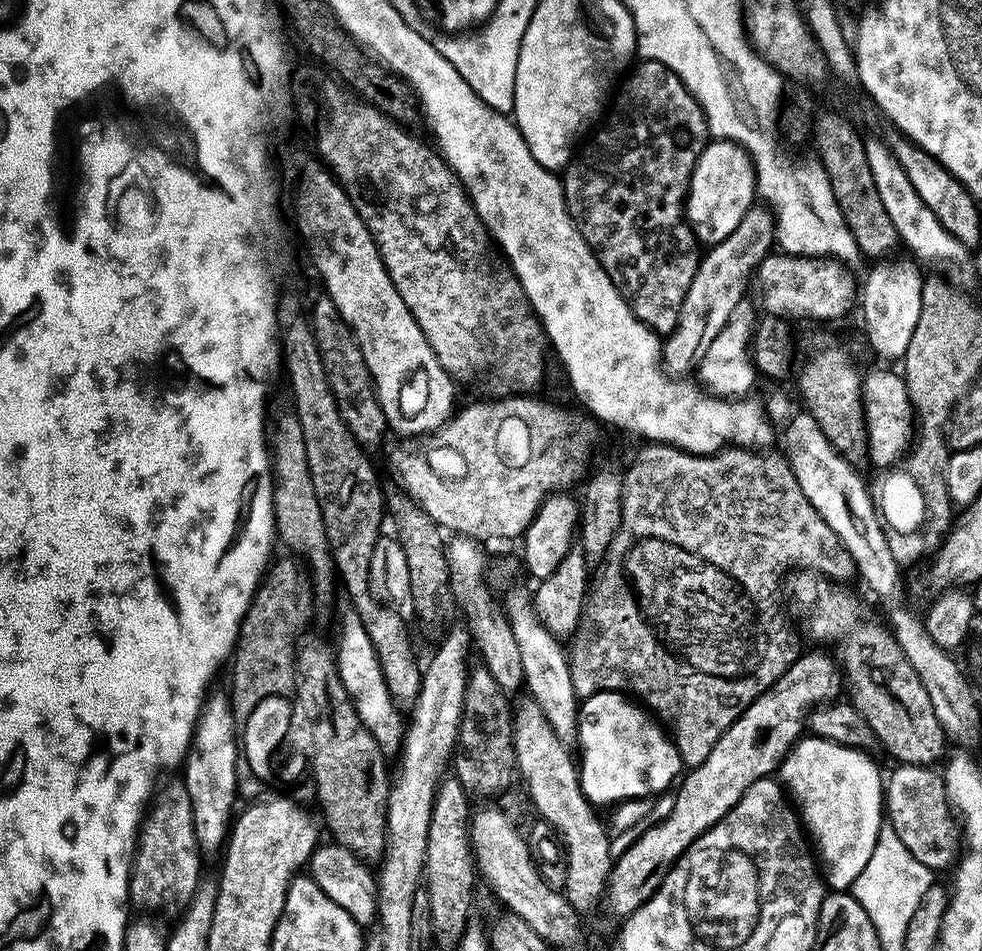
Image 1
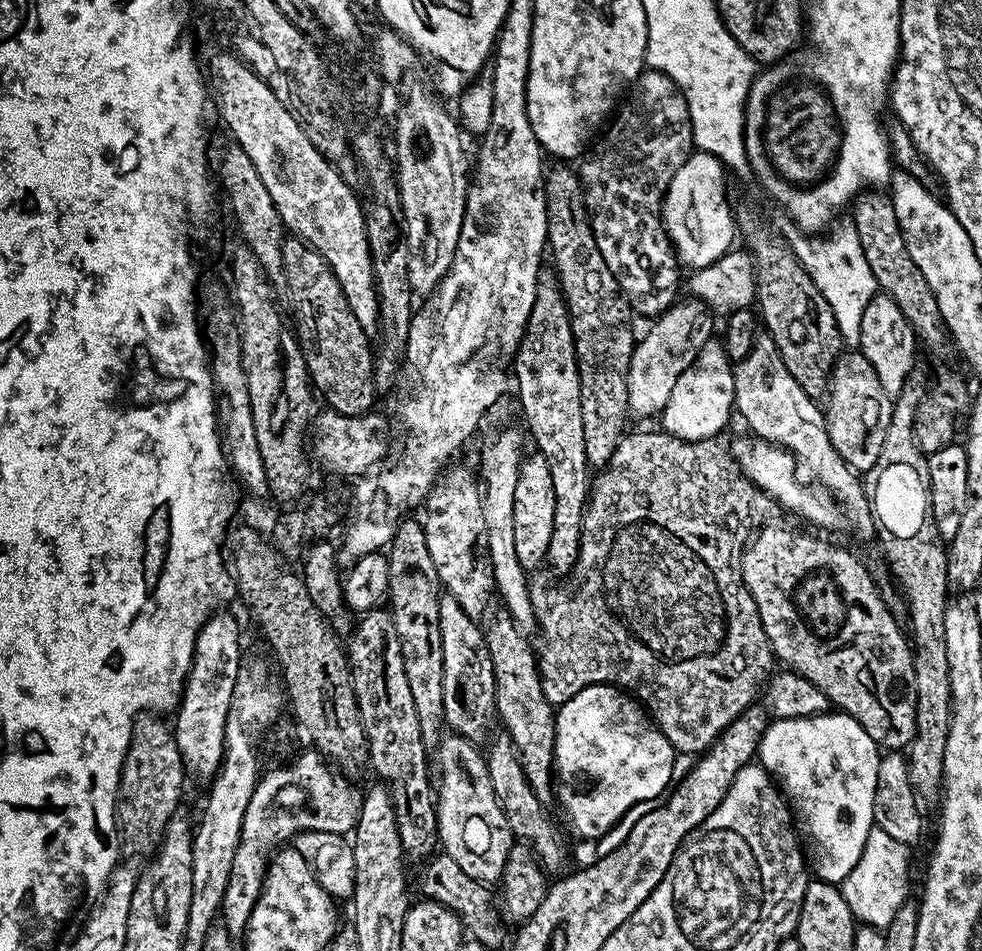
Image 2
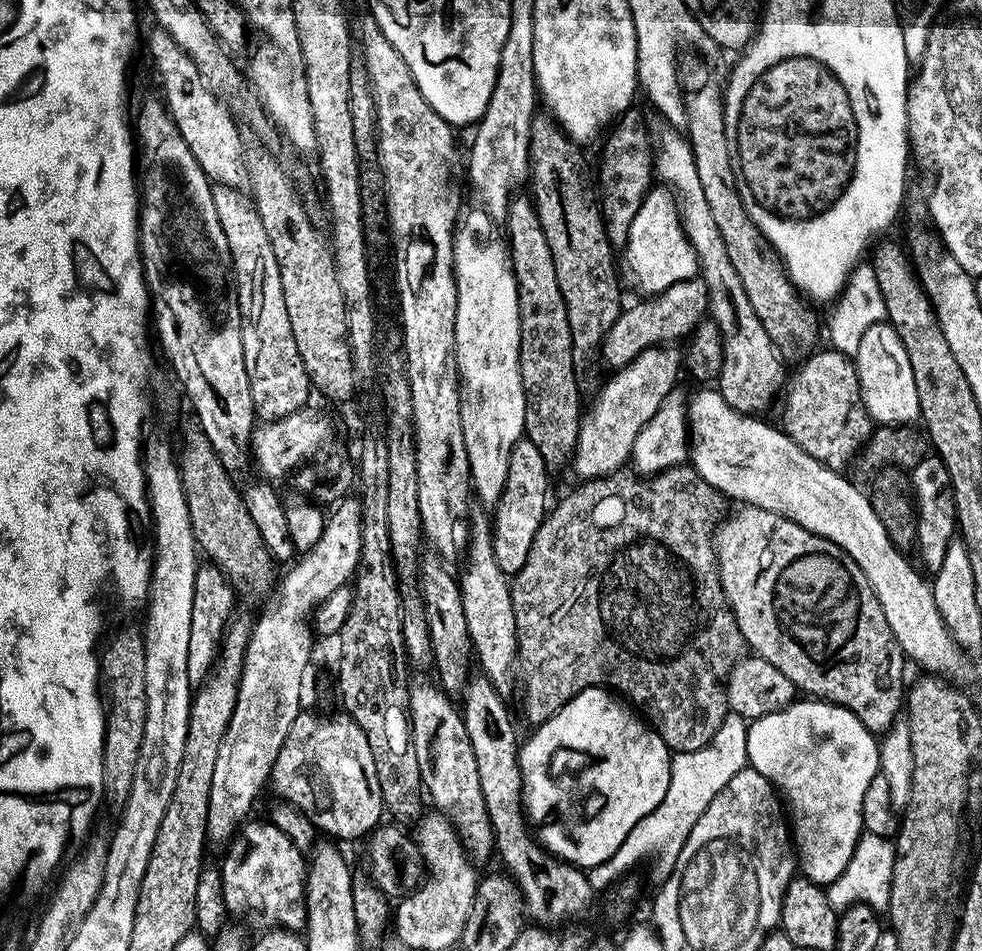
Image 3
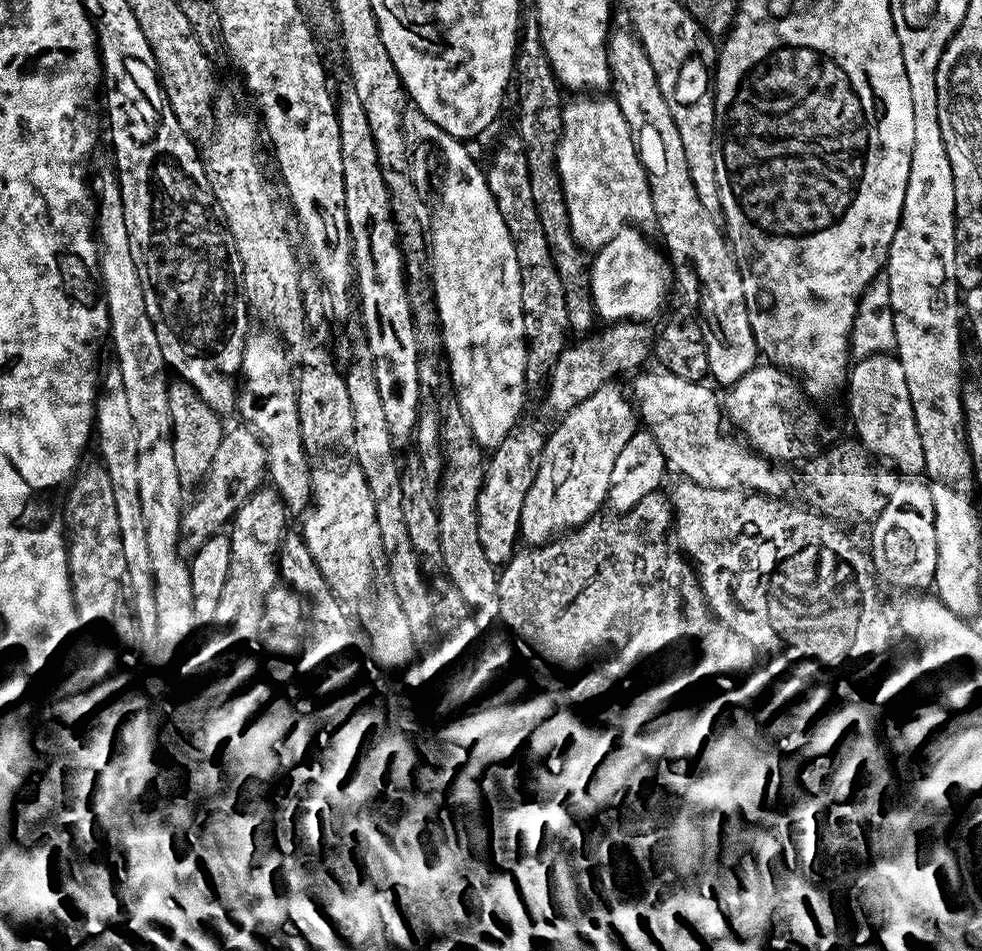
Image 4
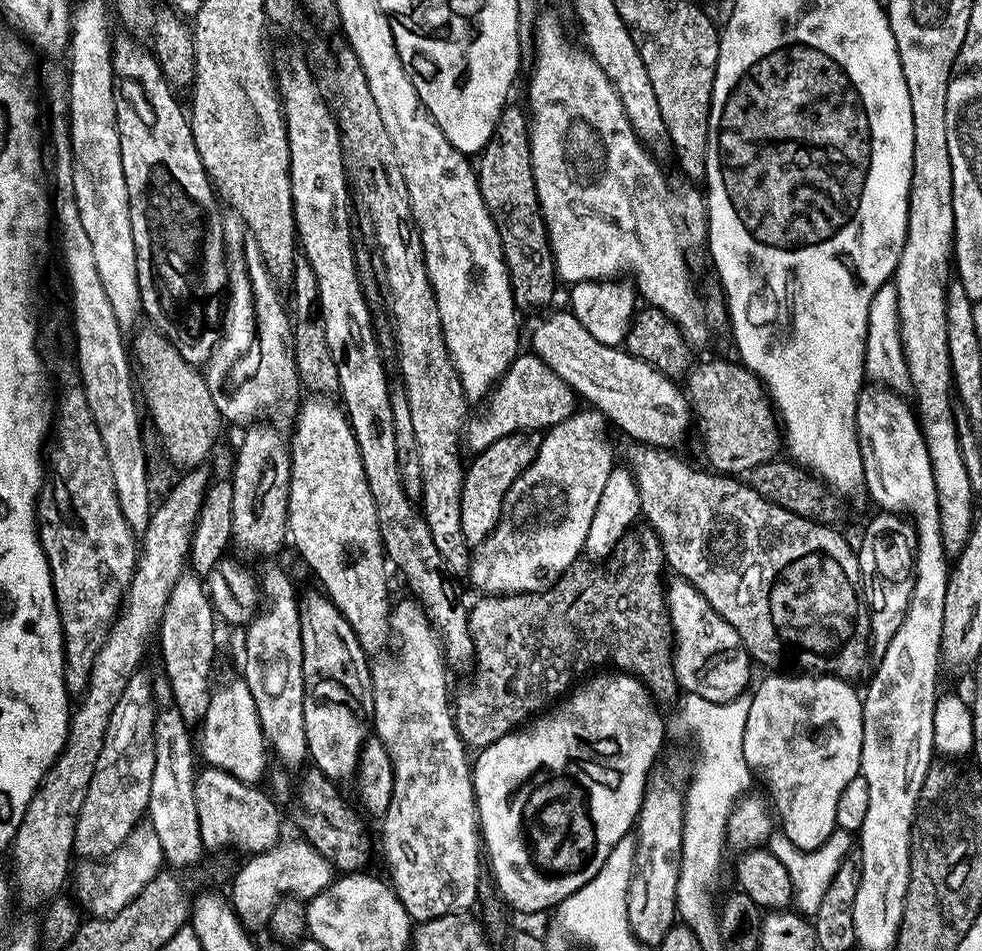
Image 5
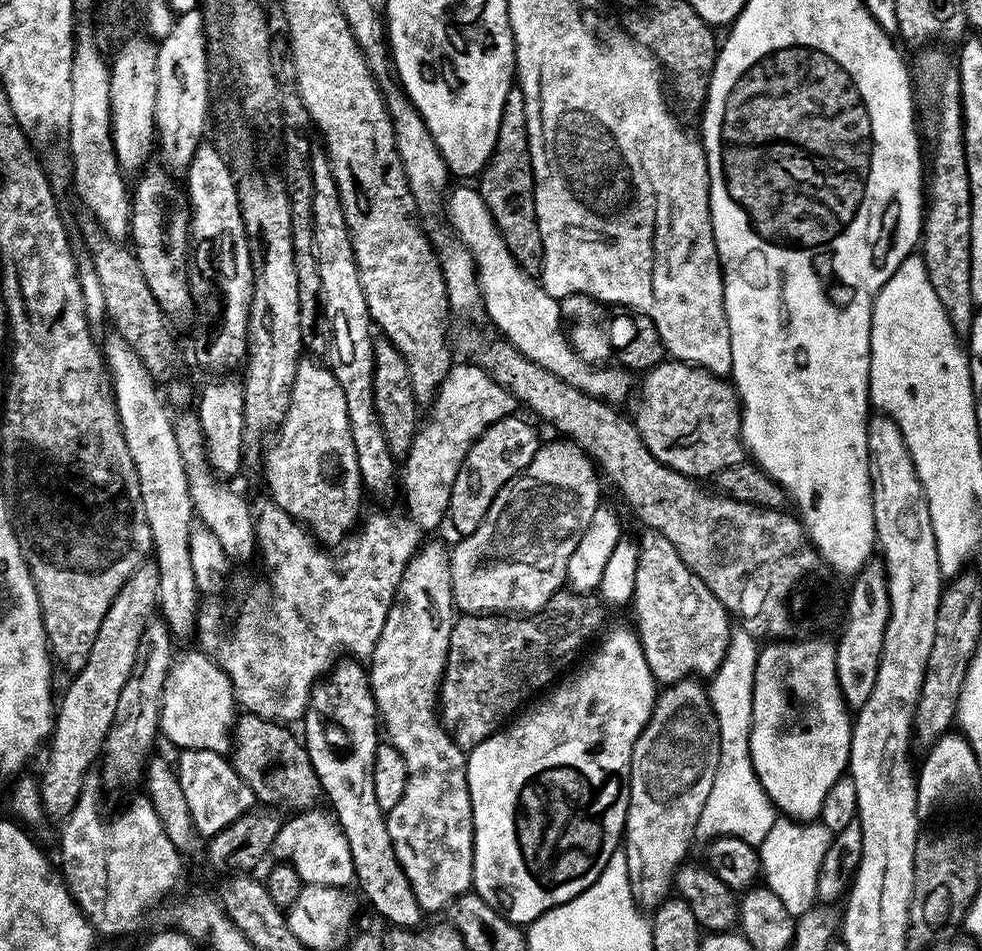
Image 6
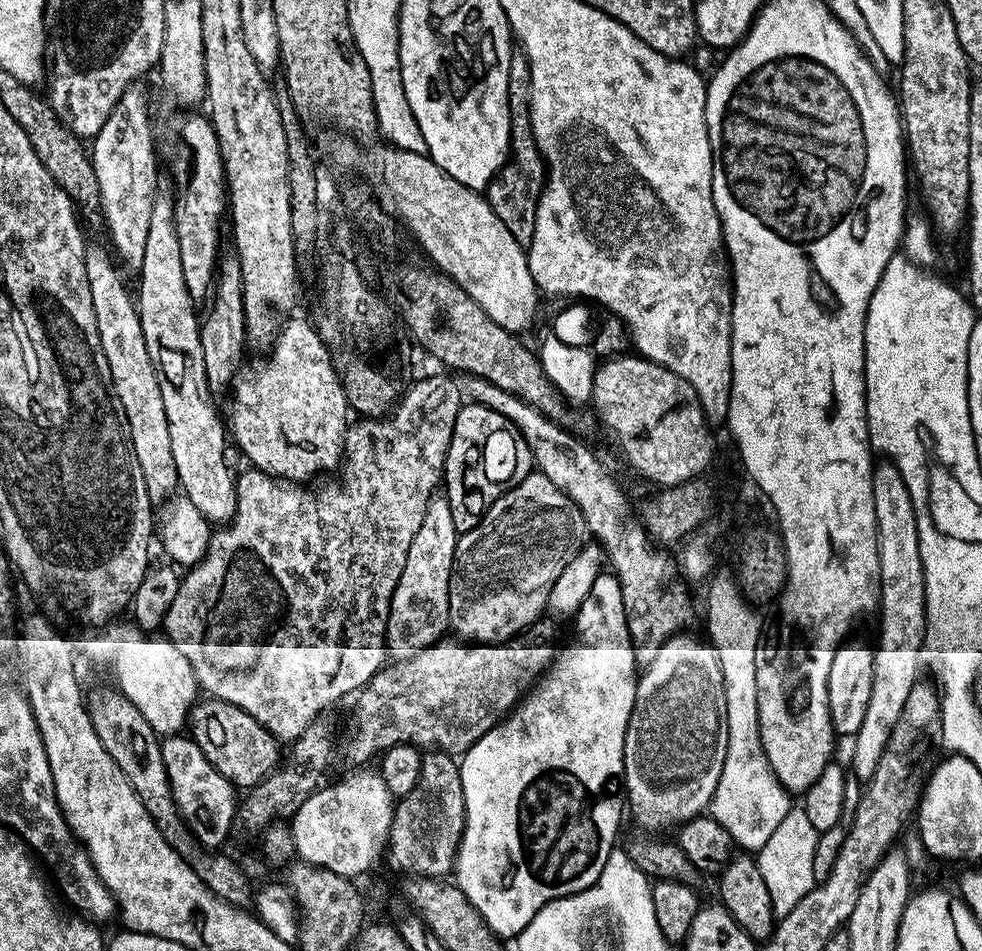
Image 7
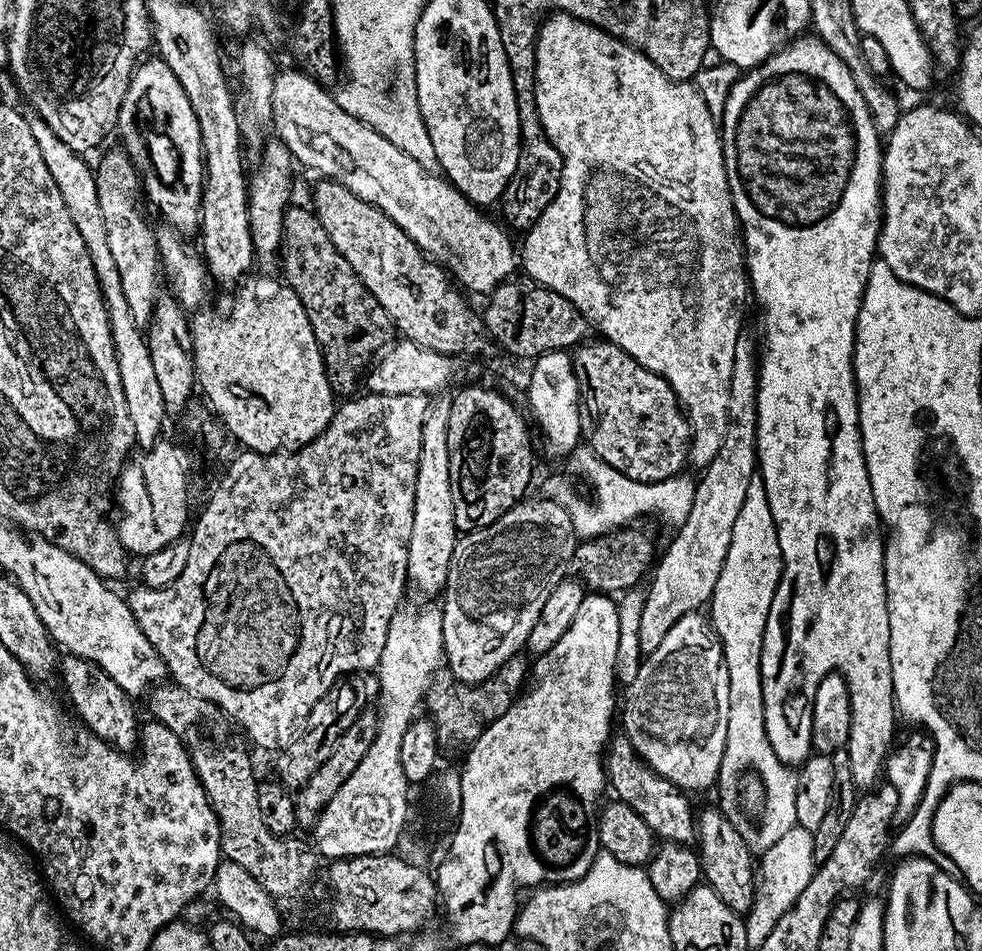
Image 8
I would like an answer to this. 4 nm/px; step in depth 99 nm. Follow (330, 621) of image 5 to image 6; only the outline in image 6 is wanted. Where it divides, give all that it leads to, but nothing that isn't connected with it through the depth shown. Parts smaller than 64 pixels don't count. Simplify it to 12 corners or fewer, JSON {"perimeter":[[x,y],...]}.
{"perimeter":[[365,665],[313,688],[302,743],[391,927],[426,913],[375,798],[378,713]]}

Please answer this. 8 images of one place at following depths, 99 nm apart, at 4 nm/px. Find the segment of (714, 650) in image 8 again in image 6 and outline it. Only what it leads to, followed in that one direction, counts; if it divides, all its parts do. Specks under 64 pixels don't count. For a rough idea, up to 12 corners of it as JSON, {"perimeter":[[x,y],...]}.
{"perimeter":[[699,679],[669,684],[630,758],[622,837],[641,909],[669,899],[718,774]]}

